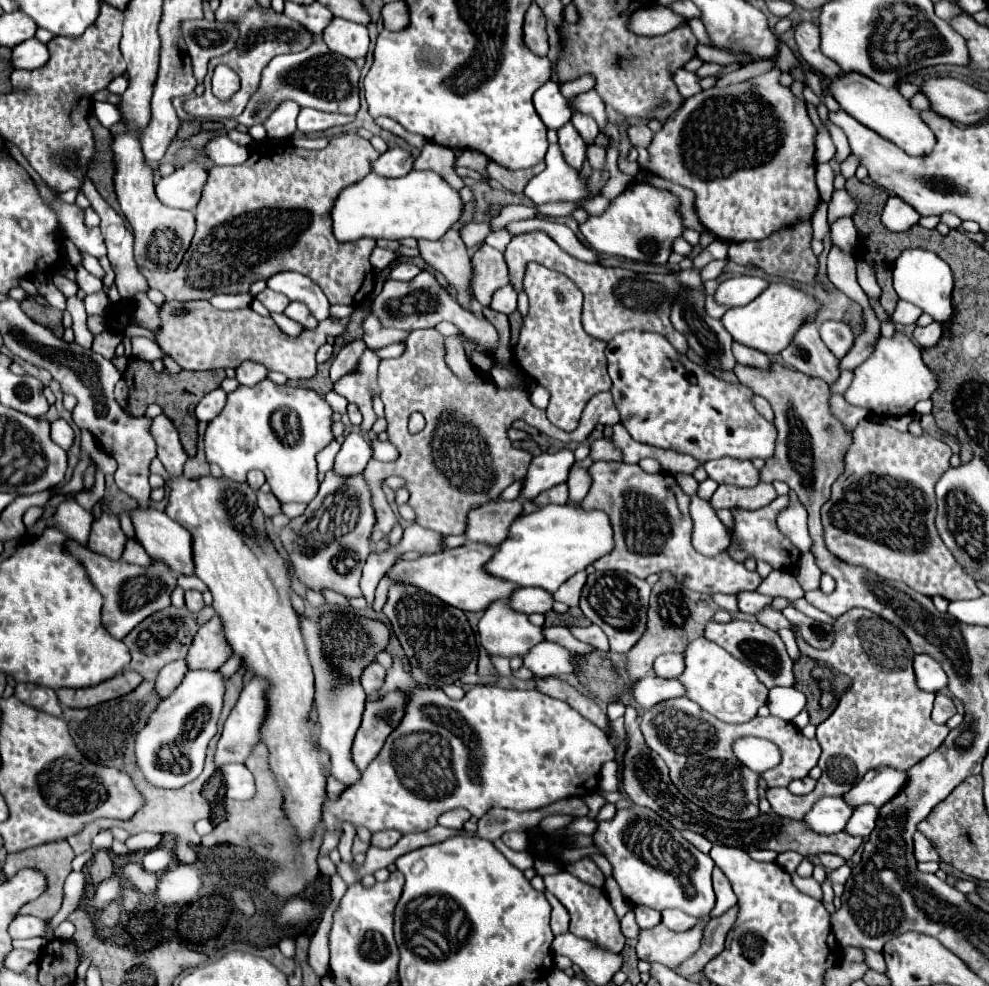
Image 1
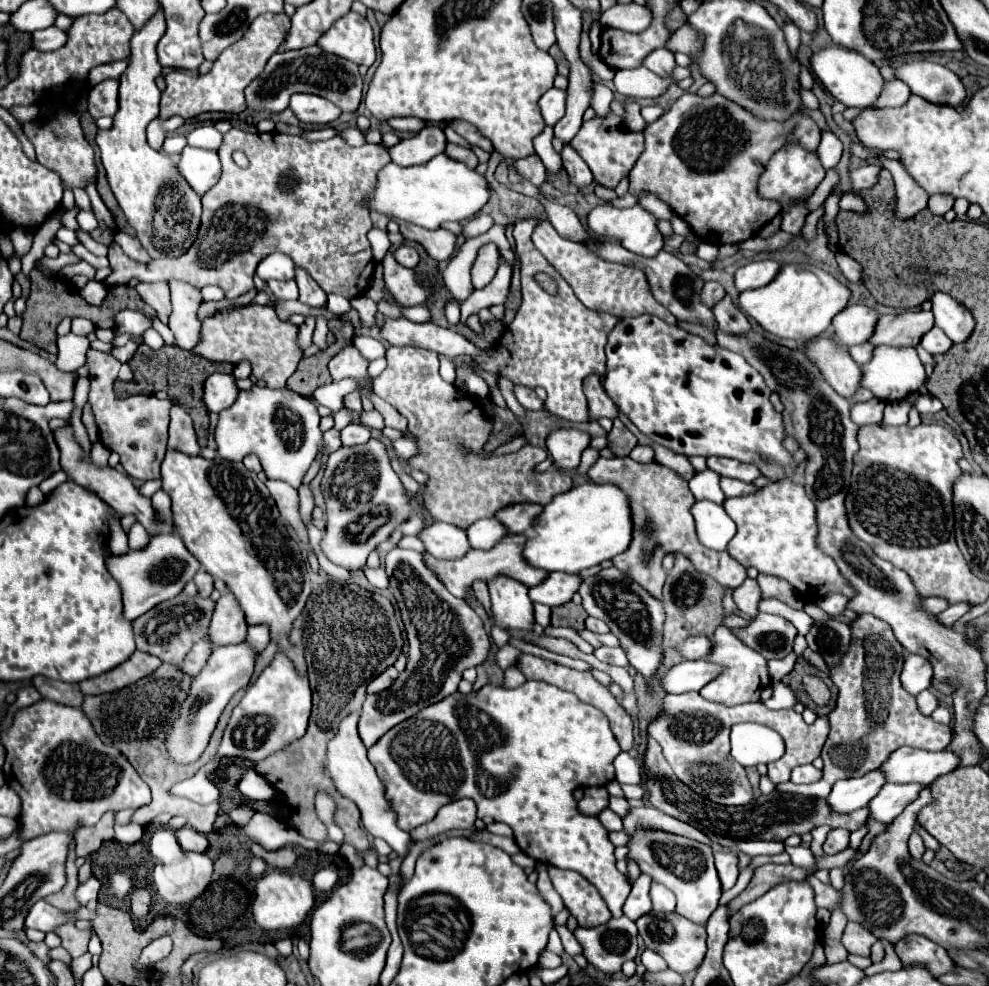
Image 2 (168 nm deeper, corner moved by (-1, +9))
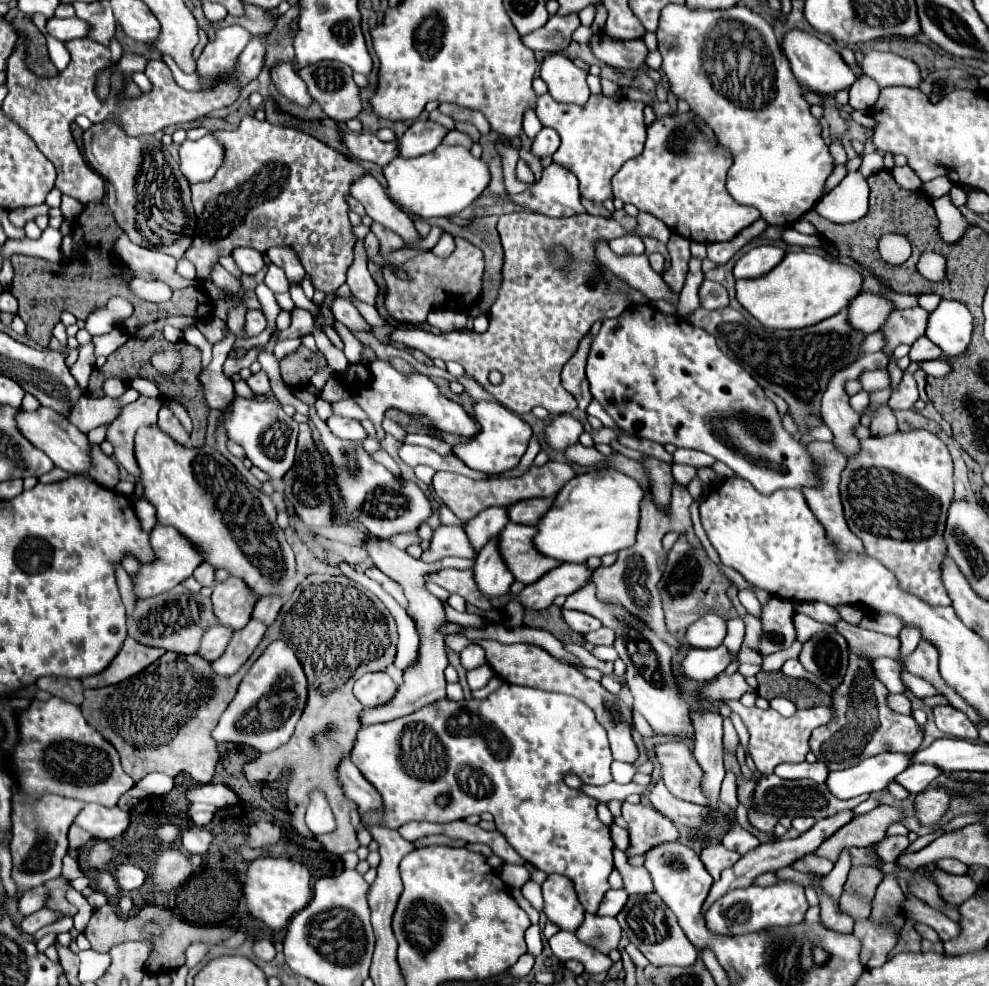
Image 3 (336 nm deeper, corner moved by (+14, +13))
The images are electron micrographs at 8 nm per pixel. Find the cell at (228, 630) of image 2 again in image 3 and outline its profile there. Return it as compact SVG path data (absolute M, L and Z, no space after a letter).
M229 576L225 582L215 584L211 600L219 622L241 630L249 622L253 606L259 598L253 590L249 590L249 586L245 586L245 582Z

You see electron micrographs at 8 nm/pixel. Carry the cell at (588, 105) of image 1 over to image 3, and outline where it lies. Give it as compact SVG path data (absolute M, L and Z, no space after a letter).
M543 128L543 130L533 138L533 144L531 144L531 152L533 152L537 158L551 156L557 148L559 148L559 138L557 138L557 132L551 130L551 128Z

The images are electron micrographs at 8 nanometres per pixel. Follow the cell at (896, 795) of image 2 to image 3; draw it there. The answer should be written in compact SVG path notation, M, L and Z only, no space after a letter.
M911 764L909 770L901 772L895 782L899 782L901 786L907 788L907 792L921 792L931 780L935 780L937 776L941 776L943 770L937 766L929 766L929 764Z

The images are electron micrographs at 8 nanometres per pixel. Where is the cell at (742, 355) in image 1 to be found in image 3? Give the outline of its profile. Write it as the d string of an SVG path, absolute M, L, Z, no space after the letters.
M705 280L705 282L699 286L699 298L701 298L701 306L707 308L707 310L723 308L723 306L729 304L727 290L725 290L721 284L711 282L711 280Z

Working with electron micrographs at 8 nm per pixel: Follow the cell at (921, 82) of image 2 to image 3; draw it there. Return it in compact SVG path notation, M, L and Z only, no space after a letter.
M875 50L863 52L859 68L879 86L917 88L921 82L919 68L909 58L901 58L891 52L875 52Z

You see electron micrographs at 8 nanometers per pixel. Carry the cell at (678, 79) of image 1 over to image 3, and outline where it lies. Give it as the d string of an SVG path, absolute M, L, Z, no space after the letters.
M593 36L589 40L589 48L599 62L615 66L615 68L625 68L625 70L641 68L647 56L647 46L643 44L643 40L621 42L615 38Z

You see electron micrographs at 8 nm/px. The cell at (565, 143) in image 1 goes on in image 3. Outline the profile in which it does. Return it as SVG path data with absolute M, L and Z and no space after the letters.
M551 164L549 168L543 170L543 176L539 182L535 182L529 190L521 192L521 194L501 194L501 196L493 196L493 194L483 194L479 198L479 204L483 206L495 206L499 202L511 202L515 206L521 206L521 208L529 208L531 212L537 212L537 214L545 214L549 218L571 218L571 216L577 216L577 214L583 214L587 212L581 204L581 194L579 194L579 182L575 178L575 174L559 164Z

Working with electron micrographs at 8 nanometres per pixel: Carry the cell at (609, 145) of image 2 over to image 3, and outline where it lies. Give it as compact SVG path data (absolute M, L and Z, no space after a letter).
M543 94L543 96L537 98L537 108L535 110L537 110L537 116L539 116L541 124L547 126L547 128L553 128L561 138L561 146L553 154L553 162L565 166L567 170L571 170L577 176L583 198L587 198L591 202L605 202L605 200L613 198L613 194L611 194L613 174L627 160L641 154L645 138L647 138L647 128L645 128L645 122L643 122L643 108L645 108L643 102L635 102L635 100L627 100L627 98L613 100L613 98L607 98L603 94L591 94L589 100L583 106L559 104L549 94Z

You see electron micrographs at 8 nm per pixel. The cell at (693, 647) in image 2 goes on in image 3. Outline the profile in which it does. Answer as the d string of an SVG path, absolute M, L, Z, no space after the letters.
M705 614L687 628L687 642L693 648L717 648L727 634L727 620L717 614Z

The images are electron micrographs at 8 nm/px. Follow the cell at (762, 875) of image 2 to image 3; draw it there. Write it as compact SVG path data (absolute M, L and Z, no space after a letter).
M879 806L863 816L853 818L845 828L837 830L833 836L829 836L817 850L815 854L825 856L833 862L837 862L839 852L843 848L853 848L853 846L873 846L875 842L885 838L885 830L903 820L903 812L893 806Z

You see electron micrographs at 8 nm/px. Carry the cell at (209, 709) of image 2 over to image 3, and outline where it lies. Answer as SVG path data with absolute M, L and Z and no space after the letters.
M251 618L245 628L237 630L233 634L231 644L227 646L225 654L213 662L215 672L221 674L221 676L235 674L241 668L241 664L249 658L249 654L257 648L257 644L261 642L265 630L267 630L265 622L257 622L255 618Z

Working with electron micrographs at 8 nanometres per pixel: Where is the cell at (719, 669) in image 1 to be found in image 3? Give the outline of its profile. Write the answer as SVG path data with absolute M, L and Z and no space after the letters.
M735 672L731 676L721 674L715 680L711 680L707 686L701 688L701 696L713 698L713 700L721 700L721 698L739 700L747 692L753 692L753 688L745 682L745 678L739 672Z

